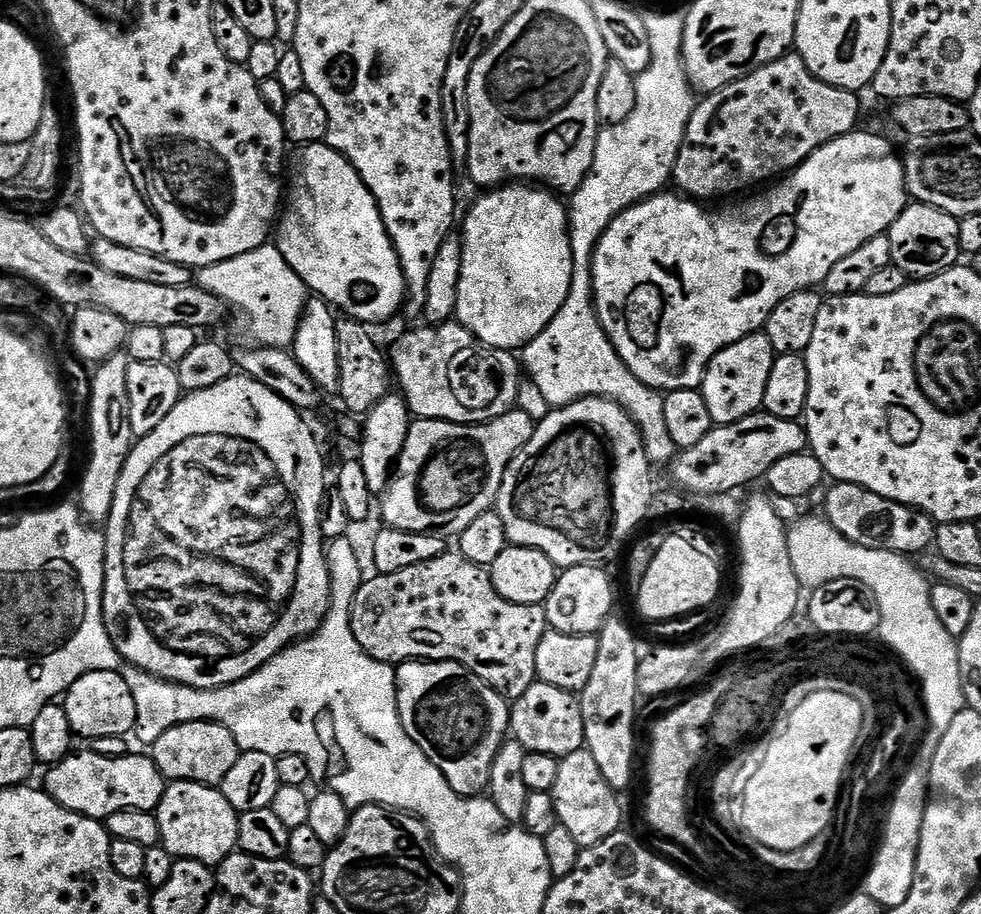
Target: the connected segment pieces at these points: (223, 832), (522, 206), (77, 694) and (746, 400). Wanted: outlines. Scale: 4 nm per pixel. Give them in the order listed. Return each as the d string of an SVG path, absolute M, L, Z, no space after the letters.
M177 780L164 789L164 796L156 807L155 818L160 827L160 844L174 858L197 860L209 866L219 866L238 848L238 813L211 784L195 784Z
M524 182L497 186L481 196L484 197L464 220L464 253L455 319L486 346L520 350L554 322L570 292L574 262L568 237L568 210L555 191L541 190Z
M91 672L78 678L78 682L71 684L64 693L62 703L73 733L77 737L85 736L85 741L111 736L127 737L135 729L134 694L130 694L130 686L126 686L120 672Z
M763 331L750 334L714 354L698 389L706 398L706 410L710 410L713 425L733 424L763 409L766 381L776 358L770 338Z

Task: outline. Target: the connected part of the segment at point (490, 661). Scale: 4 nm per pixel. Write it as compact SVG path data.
M445 550L438 558L430 558L426 562L406 566L394 574L369 575L361 583L358 594L354 594L354 602L352 603L352 633L354 638L358 638L358 646L362 646L362 650L366 650L366 654L370 658L393 666L407 664L409 660L452 660L456 664L461 664L466 670L473 672L478 678L482 678L482 682L489 684L497 694L509 702L522 698L522 694L526 694L526 690L530 690L530 686L537 683L536 655L538 654L538 642L542 642L544 633L547 631L549 631L548 615L544 612L543 604L518 606L514 602L506 602L506 598L502 598L502 594L498 594L498 590L494 590L491 571L485 565L470 562L456 550Z

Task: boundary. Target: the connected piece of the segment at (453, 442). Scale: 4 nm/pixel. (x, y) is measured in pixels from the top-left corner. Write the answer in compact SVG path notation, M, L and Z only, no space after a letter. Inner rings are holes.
M519 410L502 414L485 424L455 424L445 420L413 419L408 425L408 437L400 451L400 458L394 465L394 478L389 479L387 488L384 489L379 497L378 516L380 512L381 518L384 519L383 523L387 527L406 530L407 532L431 532L433 534L449 534L448 532L452 532L452 534L459 534L462 530L466 530L466 526L470 526L470 522L474 522L474 518L478 518L478 514L493 511L496 499L498 498L498 490L502 486L502 478L506 474L510 462L518 454L518 450L522 450L522 446L526 446L526 442L530 442L535 429L536 421L530 418L530 414Z

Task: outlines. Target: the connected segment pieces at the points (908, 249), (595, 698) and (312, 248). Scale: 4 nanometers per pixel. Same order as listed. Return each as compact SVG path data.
M909 203L888 227L891 267L902 270L913 281L928 280L948 268L957 267L962 253L958 246L959 219L929 204Z
M617 618L609 619L598 633L598 662L594 662L594 670L590 673L590 682L578 694L582 710L582 726L584 727L584 747L594 754L594 762L598 762L598 770L608 787L621 790L632 780L632 755L636 752L636 736L632 731L636 728L636 678L642 657L641 650L636 649L636 640L632 632Z
M327 143L307 145L300 156L296 177L286 188L286 203L274 232L276 248L286 262L304 280L309 293L332 305L337 313L365 326L380 324L395 314L406 300L406 285L400 259L384 225L374 194L362 182L352 163Z

